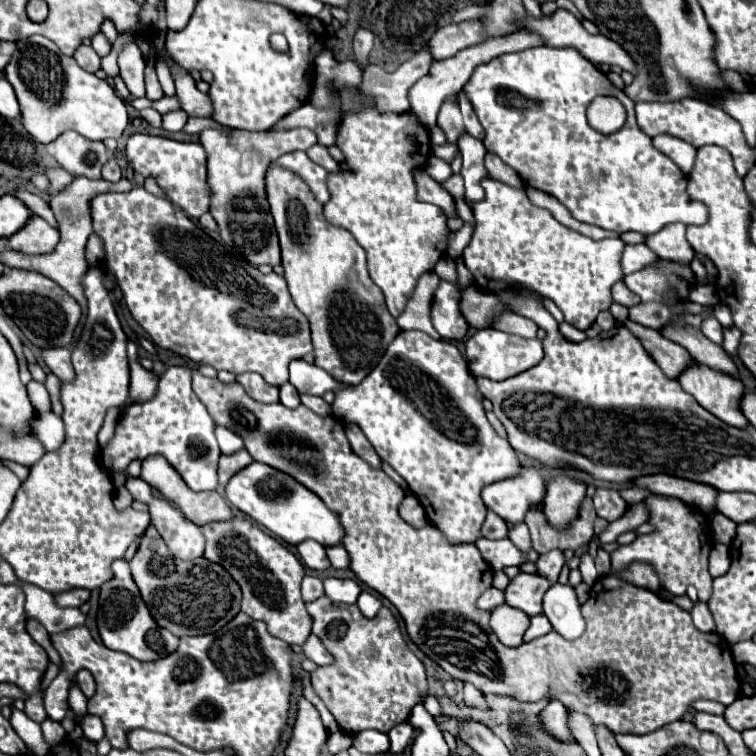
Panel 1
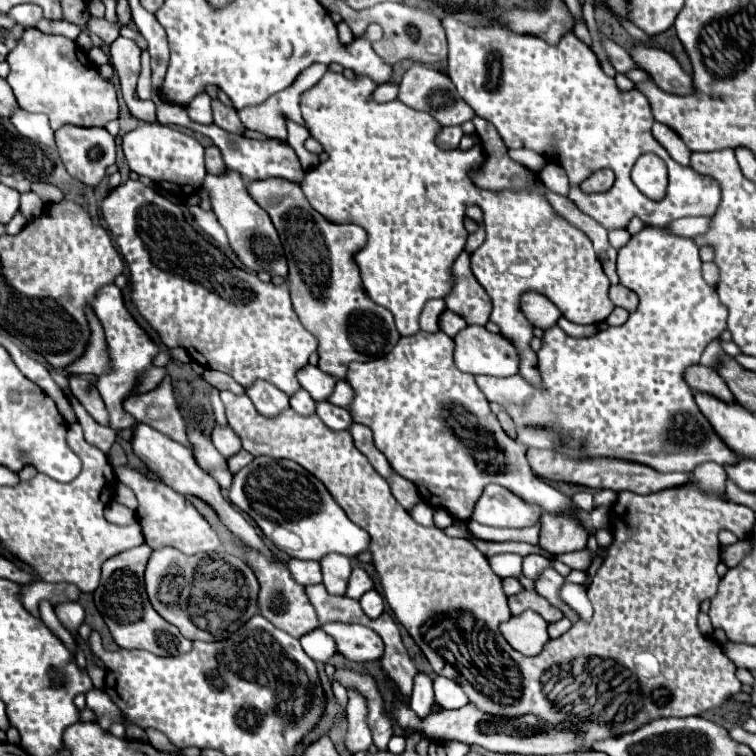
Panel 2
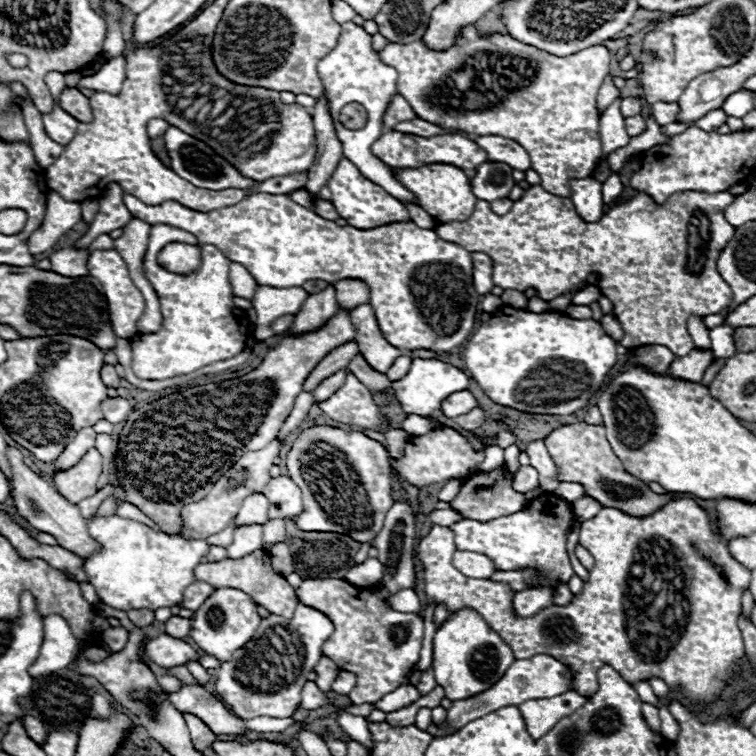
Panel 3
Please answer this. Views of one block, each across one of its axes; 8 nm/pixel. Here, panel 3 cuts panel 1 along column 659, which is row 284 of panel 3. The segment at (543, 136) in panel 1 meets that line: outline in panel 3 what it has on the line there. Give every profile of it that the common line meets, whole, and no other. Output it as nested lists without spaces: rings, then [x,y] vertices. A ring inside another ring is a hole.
[[[156,224],[154,226],[154,232],[150,236],[146,256],[144,256],[144,262],[142,262],[142,270],[144,270],[146,280],[150,280],[152,288],[158,292],[160,306],[162,306],[162,316],[164,316],[164,326],[156,334],[138,334],[138,336],[128,338],[130,346],[132,346],[132,370],[138,378],[142,378],[142,380],[166,380],[166,378],[190,374],[190,372],[194,372],[202,366],[208,366],[212,362],[234,358],[236,354],[240,354],[246,348],[250,320],[248,320],[246,312],[242,312],[240,308],[236,308],[232,304],[234,294],[232,294],[230,280],[228,280],[228,264],[230,264],[230,260],[226,256],[222,256],[222,252],[218,248],[214,248],[210,244],[200,244],[196,240],[196,236],[190,236],[188,232],[182,232],[180,228],[170,228],[166,224]],[[168,242],[184,242],[184,244],[198,246],[200,252],[202,252],[202,268],[198,272],[194,272],[192,276],[176,276],[172,272],[166,272],[156,262],[156,256],[160,252],[160,248]]]

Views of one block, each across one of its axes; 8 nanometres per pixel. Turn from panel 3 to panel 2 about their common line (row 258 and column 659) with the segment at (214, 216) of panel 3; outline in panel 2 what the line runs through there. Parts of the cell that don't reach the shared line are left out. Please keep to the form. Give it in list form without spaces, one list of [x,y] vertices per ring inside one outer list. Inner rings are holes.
[[[646,226],[640,234],[632,236],[630,242],[618,250],[618,276],[620,276],[620,284],[634,290],[640,304],[638,310],[630,314],[628,322],[622,326],[610,326],[606,330],[600,330],[594,336],[588,338],[572,338],[568,336],[558,324],[554,324],[550,330],[544,332],[542,336],[542,348],[538,350],[538,370],[540,370],[540,386],[534,386],[530,382],[526,382],[520,374],[516,376],[508,376],[508,378],[496,378],[496,376],[476,376],[476,384],[478,388],[486,394],[488,402],[498,402],[504,410],[508,410],[510,418],[514,422],[518,422],[520,426],[532,426],[532,428],[542,428],[542,430],[550,430],[562,436],[562,446],[556,448],[556,452],[566,454],[566,450],[574,450],[574,454],[578,454],[578,450],[586,450],[586,454],[590,454],[590,458],[600,456],[600,458],[628,458],[628,462],[642,462],[644,466],[650,466],[658,472],[692,472],[696,466],[700,466],[702,462],[716,462],[720,466],[732,466],[734,462],[740,460],[740,456],[736,452],[732,452],[724,440],[714,432],[714,428],[710,426],[710,422],[706,420],[706,416],[698,410],[694,396],[690,398],[690,388],[684,382],[684,370],[688,366],[692,366],[694,362],[700,360],[704,348],[716,340],[724,330],[726,330],[726,316],[728,310],[726,306],[718,300],[718,294],[712,286],[708,286],[702,278],[702,262],[698,256],[698,246],[694,246],[692,238],[680,238],[674,234],[668,234],[662,228],[654,228],[654,226]]]

